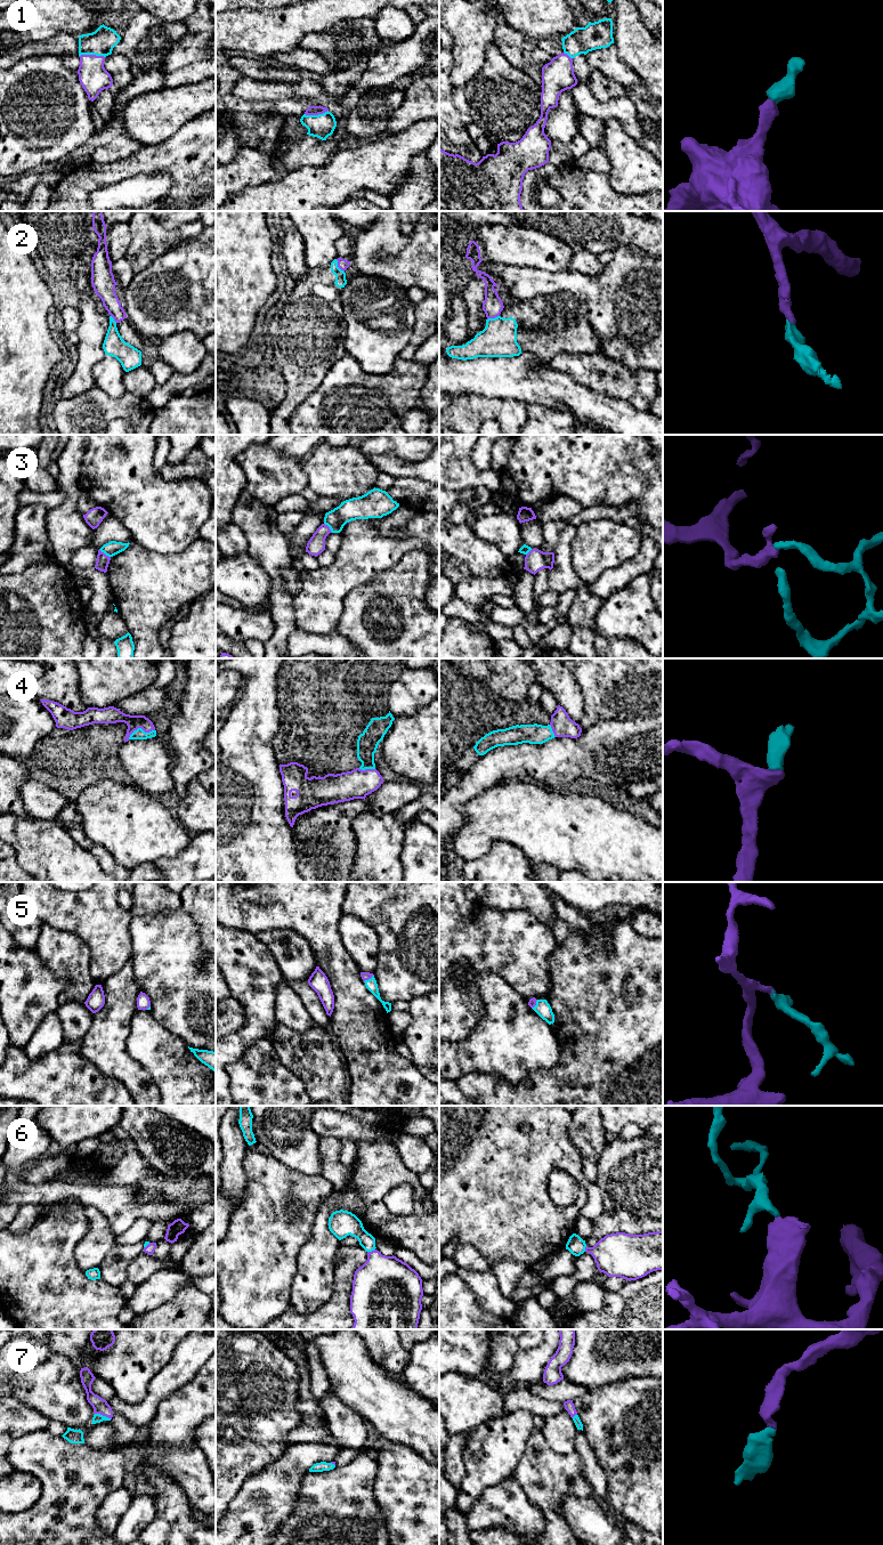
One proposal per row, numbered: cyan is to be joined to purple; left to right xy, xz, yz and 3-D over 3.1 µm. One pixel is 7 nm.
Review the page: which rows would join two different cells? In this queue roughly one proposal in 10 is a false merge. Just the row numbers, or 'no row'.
2, 3

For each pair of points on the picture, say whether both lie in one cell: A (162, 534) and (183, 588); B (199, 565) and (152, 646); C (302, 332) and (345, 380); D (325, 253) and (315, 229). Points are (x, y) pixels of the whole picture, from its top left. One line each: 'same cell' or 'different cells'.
A: different cells
B: same cell
C: different cells
D: same cell

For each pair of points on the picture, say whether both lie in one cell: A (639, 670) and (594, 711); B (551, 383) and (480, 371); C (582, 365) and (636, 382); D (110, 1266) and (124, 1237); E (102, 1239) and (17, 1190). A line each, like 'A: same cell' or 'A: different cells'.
A: same cell
B: same cell
C: same cell
D: different cells
E: different cells

